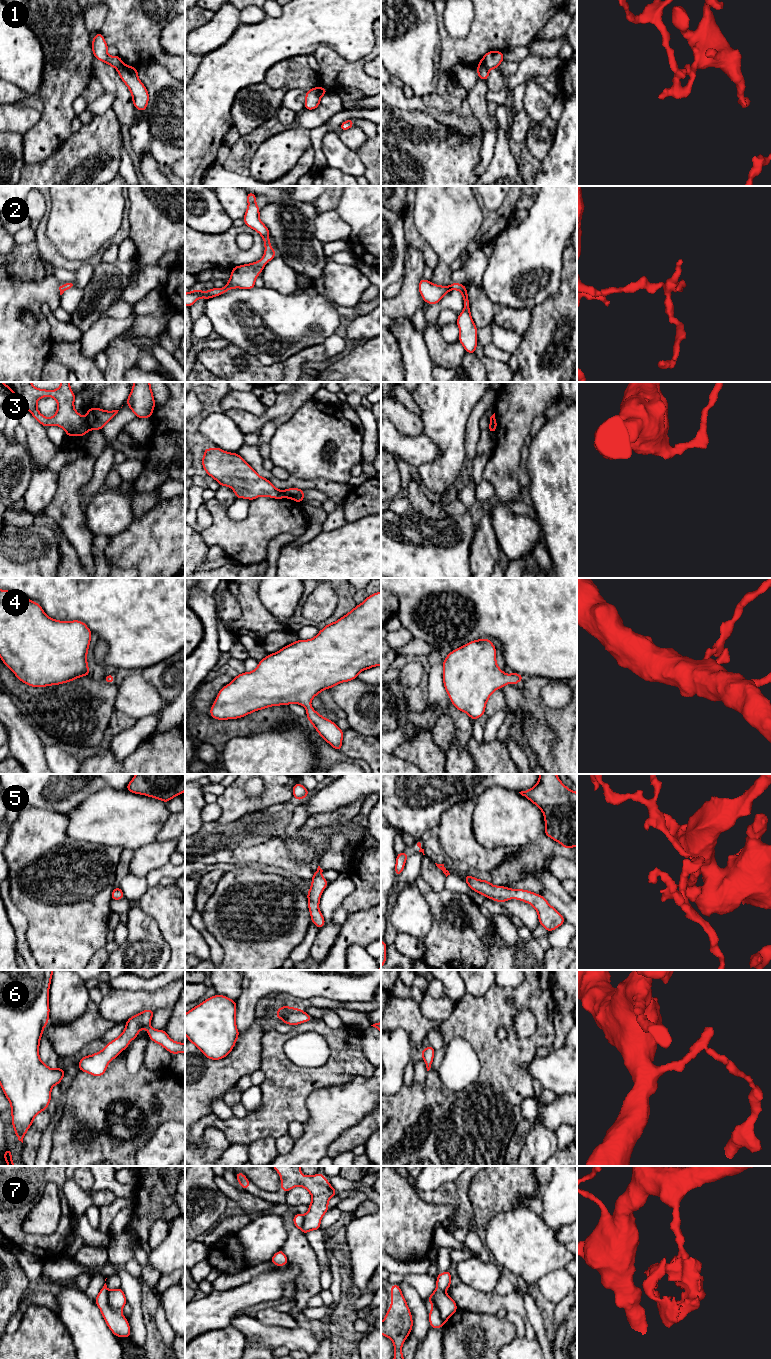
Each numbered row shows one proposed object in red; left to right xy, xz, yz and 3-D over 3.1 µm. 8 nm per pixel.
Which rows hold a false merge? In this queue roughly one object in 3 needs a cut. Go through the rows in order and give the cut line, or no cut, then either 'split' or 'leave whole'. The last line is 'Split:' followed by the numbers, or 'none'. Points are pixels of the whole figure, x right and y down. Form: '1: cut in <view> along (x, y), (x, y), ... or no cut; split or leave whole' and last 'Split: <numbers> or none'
1: cut in yz along (479, 64), (488, 70); split
2: no cut; leave whole
3: cut in xy along (85, 417), (90, 429); split
4: no cut; leave whole
5: no cut; leave whole
6: no cut; leave whole
7: cut in xy along (108, 1291), (108, 1304), (119, 1312); split
Split: 1, 3, 7

